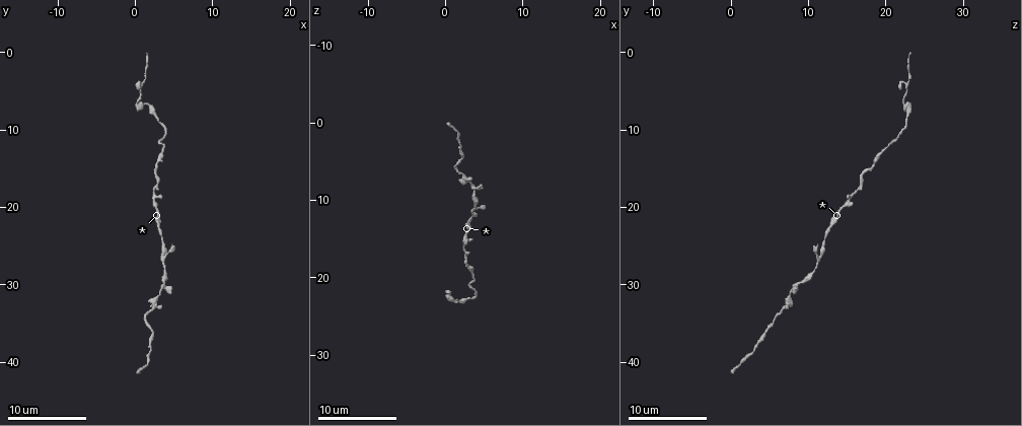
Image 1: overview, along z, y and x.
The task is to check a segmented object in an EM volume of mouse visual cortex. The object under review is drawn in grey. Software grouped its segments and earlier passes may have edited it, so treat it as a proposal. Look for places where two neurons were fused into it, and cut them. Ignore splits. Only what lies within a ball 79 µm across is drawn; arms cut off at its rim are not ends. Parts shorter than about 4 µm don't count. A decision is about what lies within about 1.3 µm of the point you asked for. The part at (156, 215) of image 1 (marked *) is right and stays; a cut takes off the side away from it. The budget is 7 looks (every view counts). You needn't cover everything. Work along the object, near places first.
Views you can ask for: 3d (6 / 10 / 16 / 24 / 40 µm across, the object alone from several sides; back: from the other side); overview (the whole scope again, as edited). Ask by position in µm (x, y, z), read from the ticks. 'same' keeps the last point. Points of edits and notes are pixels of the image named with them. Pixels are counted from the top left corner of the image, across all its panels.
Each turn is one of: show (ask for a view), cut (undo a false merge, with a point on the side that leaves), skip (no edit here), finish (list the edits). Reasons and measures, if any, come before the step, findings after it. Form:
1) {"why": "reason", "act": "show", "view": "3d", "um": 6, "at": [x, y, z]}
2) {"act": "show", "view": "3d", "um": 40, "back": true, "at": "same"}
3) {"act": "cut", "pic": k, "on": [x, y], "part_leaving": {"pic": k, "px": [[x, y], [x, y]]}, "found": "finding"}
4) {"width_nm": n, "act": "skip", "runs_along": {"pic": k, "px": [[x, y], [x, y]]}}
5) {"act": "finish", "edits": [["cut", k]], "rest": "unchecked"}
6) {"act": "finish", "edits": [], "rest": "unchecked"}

{"why": "thick turns thin", "act": "show", "view": "3d", "um": 6, "at": [2.6, 19.8, 14.4]}

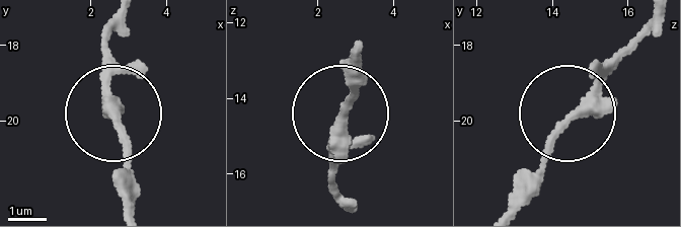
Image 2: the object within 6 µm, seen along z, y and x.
{"why": "other side", "act": "show", "view": "3d", "um": 6, "back": true, "at": [2.70, 19.85, 14.55]}

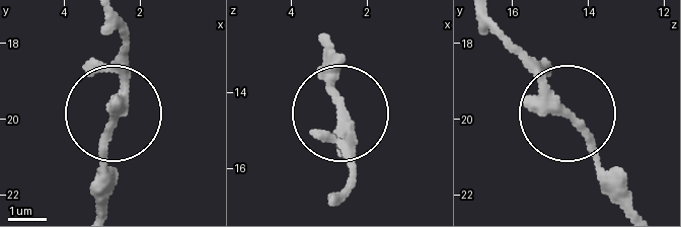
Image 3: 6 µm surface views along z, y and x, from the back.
{"act": "skip", "runs_along": {"pic": 3, "px": [[599, 158], [551, 83], [486, 19]]}, "found": "one neuron here"}

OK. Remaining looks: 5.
{"why": "three-way junction", "act": "show", "view": "3d", "um": 10, "at": [0.6, 7.0, 22.8]}

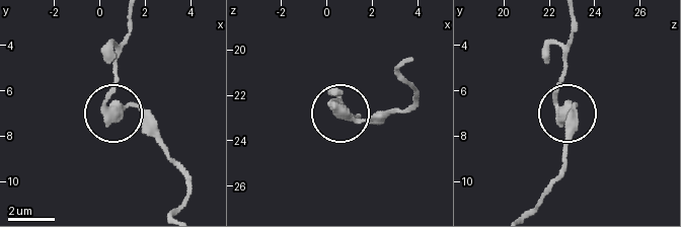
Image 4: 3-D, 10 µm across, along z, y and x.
{"arms": 3, "act": "skip", "found": "continuous, no second neuron"}

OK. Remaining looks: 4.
{"why": "three-way junction", "act": "show", "view": "3d", "um": 6, "at": [3.4, 26.2, 11.6]}

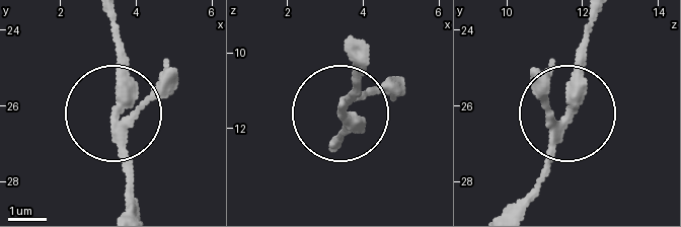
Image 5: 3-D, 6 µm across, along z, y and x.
{"act": "skip", "runs_along": {"pic": 5, "px": [[341, 141], [347, 125], [337, 108], [357, 70]]}, "found": "all the same neuron"}

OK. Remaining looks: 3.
{"act": "finish", "edits": [], "rest": "unchecked"}

